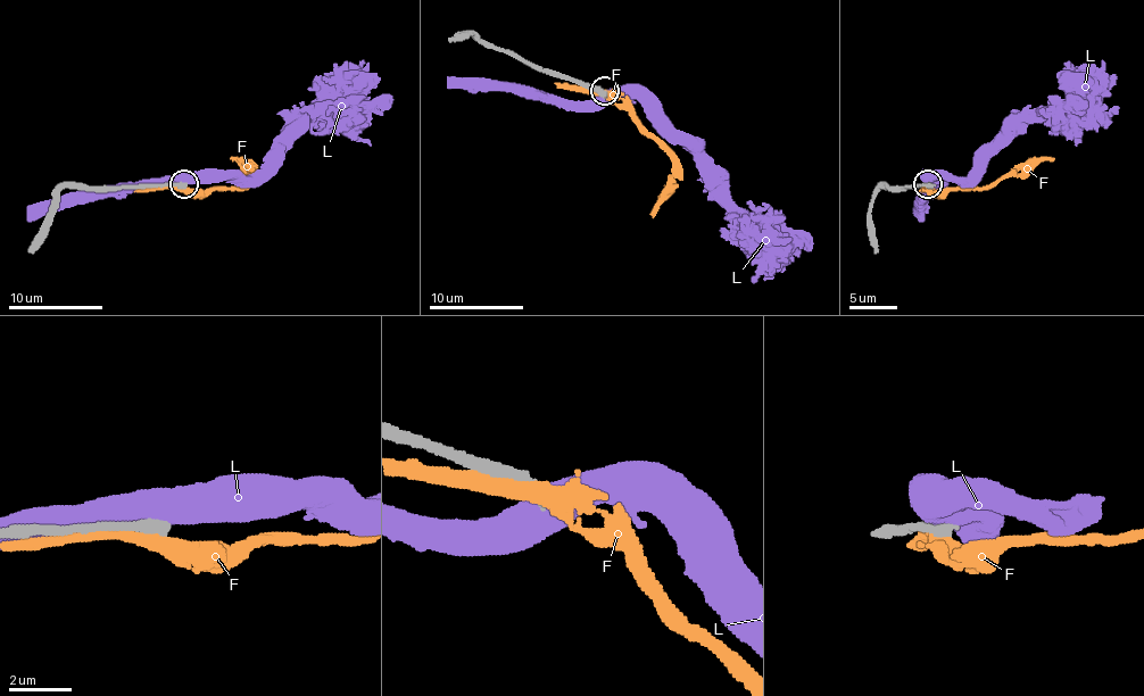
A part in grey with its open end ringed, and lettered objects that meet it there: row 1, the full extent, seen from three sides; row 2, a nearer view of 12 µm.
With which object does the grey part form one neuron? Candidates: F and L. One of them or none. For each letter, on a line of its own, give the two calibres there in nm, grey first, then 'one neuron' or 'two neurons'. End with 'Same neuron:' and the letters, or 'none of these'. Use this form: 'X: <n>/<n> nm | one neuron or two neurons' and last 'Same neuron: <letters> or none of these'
F: 600/400 nm | two neurons
L: 550/800 nm | two neurons
Same neuron: none of these

